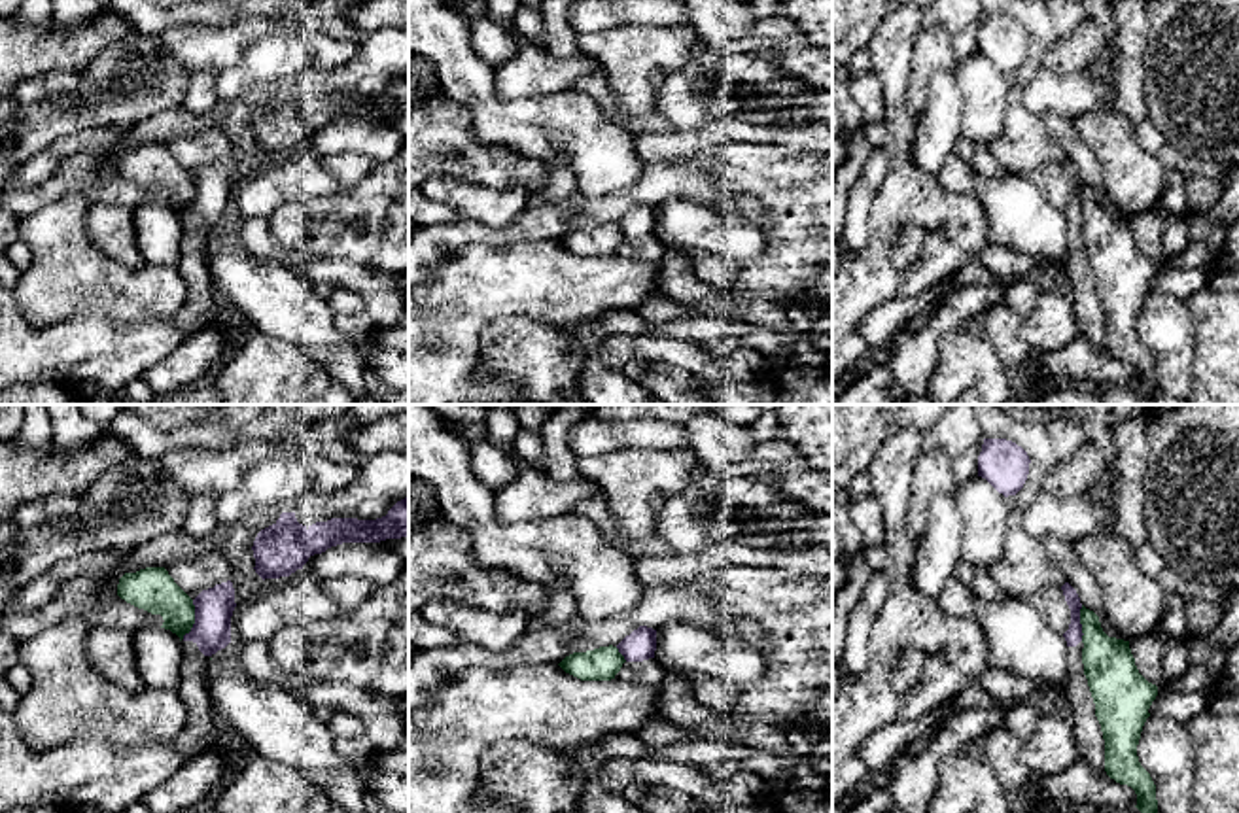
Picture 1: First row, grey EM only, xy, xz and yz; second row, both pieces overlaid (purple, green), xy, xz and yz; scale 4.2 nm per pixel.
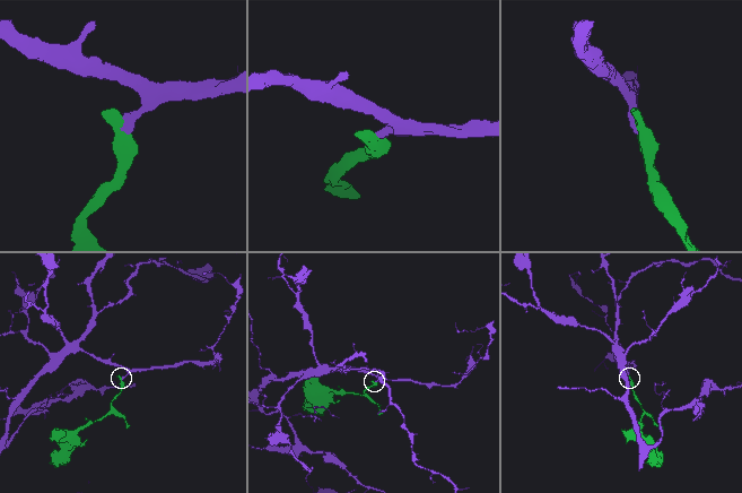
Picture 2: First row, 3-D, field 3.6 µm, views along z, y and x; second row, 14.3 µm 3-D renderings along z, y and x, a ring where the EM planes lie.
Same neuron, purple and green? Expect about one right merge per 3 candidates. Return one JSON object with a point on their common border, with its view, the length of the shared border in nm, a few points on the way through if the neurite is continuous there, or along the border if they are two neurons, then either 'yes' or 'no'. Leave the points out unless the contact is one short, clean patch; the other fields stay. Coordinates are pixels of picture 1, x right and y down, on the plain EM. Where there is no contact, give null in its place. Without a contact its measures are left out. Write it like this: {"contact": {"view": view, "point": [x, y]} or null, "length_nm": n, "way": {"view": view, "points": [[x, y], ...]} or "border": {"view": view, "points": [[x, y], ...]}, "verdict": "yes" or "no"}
{"contact": {"view": "xy", "point": [195, 195]}, "length_nm": 180, "border": {"view": "xy", "points": [[193, 176], [193, 203], [182, 214]]}, "verdict": "no"}

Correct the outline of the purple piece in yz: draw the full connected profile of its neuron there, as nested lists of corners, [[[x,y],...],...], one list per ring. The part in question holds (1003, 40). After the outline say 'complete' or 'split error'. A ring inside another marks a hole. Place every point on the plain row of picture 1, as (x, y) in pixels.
[[[984,15],[978,32],[978,53],[986,55],[1004,74],[1016,72],[1029,51],[1027,28],[1006,15]]] | complete

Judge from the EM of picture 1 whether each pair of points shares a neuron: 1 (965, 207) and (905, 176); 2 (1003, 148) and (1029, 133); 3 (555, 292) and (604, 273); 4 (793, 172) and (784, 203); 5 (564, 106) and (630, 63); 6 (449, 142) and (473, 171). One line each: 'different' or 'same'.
1: same
2: same
3: same
4: same
5: different
6: same

